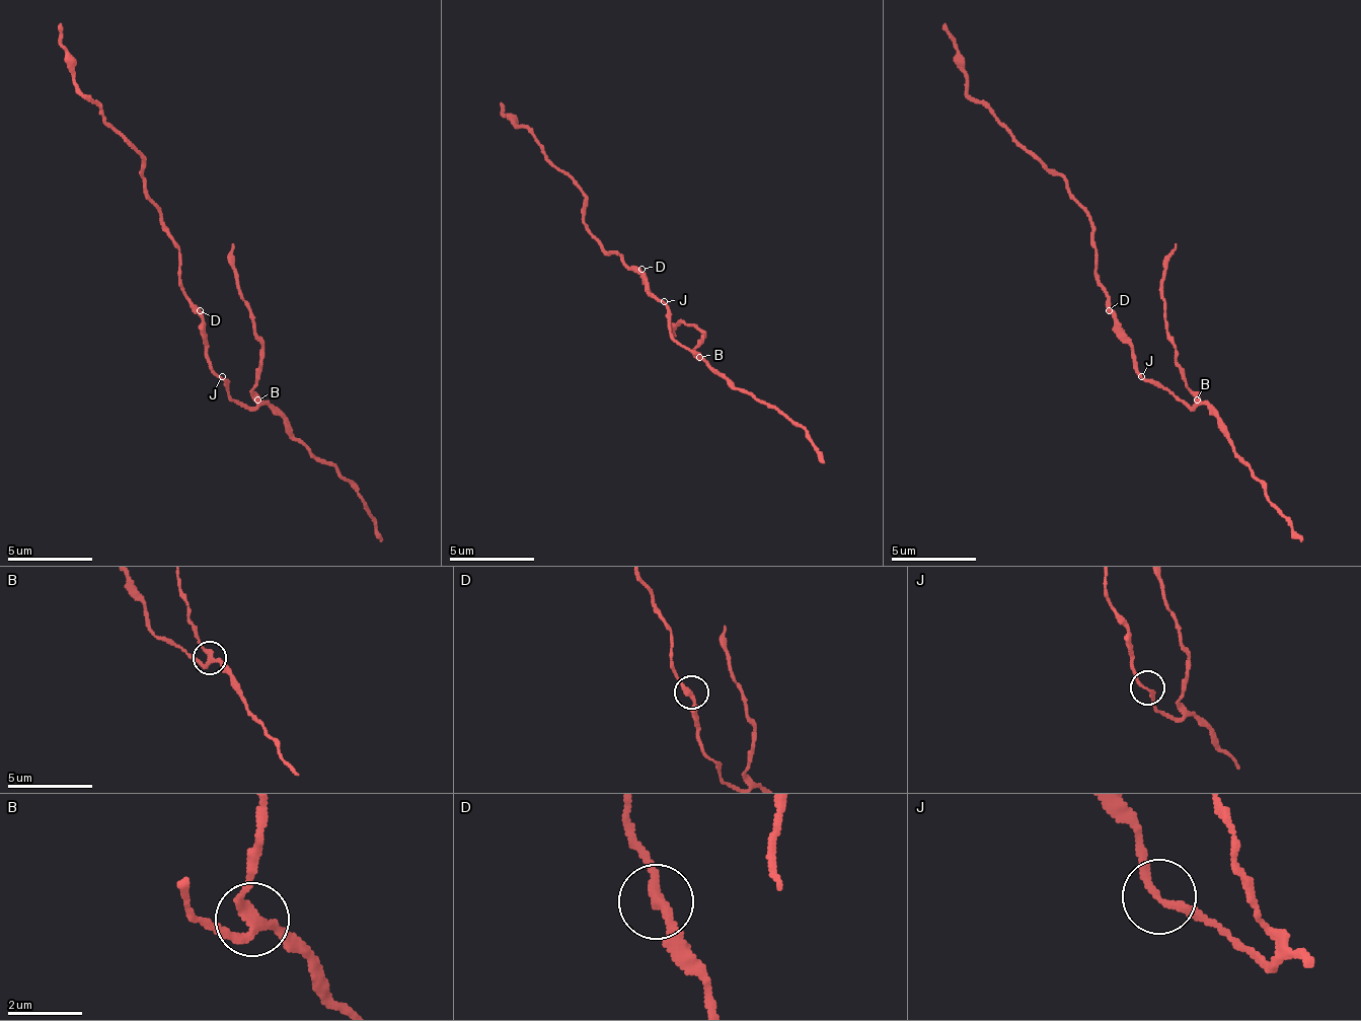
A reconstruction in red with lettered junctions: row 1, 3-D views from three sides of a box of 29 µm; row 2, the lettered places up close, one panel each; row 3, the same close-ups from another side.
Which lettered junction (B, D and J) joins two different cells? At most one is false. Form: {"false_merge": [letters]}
{"false_merge": ["B"]}

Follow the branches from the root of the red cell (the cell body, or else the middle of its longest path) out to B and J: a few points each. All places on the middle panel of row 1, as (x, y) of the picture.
B: (636, 273), (646, 281), (646, 290), (667, 307), (667, 327), (671, 337), (700, 358)
J: (636, 273), (646, 281), (646, 290), (663, 302)

